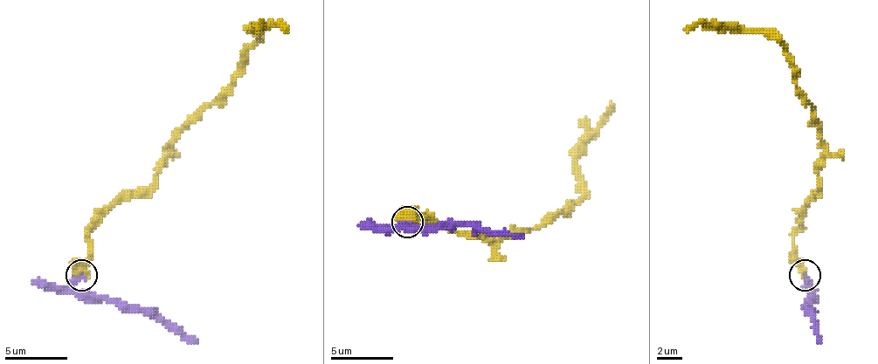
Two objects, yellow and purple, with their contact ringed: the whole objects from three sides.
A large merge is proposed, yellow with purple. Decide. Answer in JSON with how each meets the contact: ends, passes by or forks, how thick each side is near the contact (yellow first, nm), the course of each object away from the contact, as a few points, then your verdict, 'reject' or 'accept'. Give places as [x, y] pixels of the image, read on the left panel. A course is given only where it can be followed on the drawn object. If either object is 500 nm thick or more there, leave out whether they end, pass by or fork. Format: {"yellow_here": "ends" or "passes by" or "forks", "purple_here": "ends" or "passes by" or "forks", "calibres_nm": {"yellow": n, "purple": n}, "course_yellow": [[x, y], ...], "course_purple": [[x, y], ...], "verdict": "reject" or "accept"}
{"calibres_nm": {"yellow": 600, "purple": 260}, "course_yellow": [[82, 274], [88, 230], [148, 188], [172, 140], [228, 85], [256, 38], [250, 32], [275, 23], [285, 29]], "course_purple": [[82, 274], [72, 287], [76, 293], [150, 308], [197, 343]], "verdict": "accept"}

